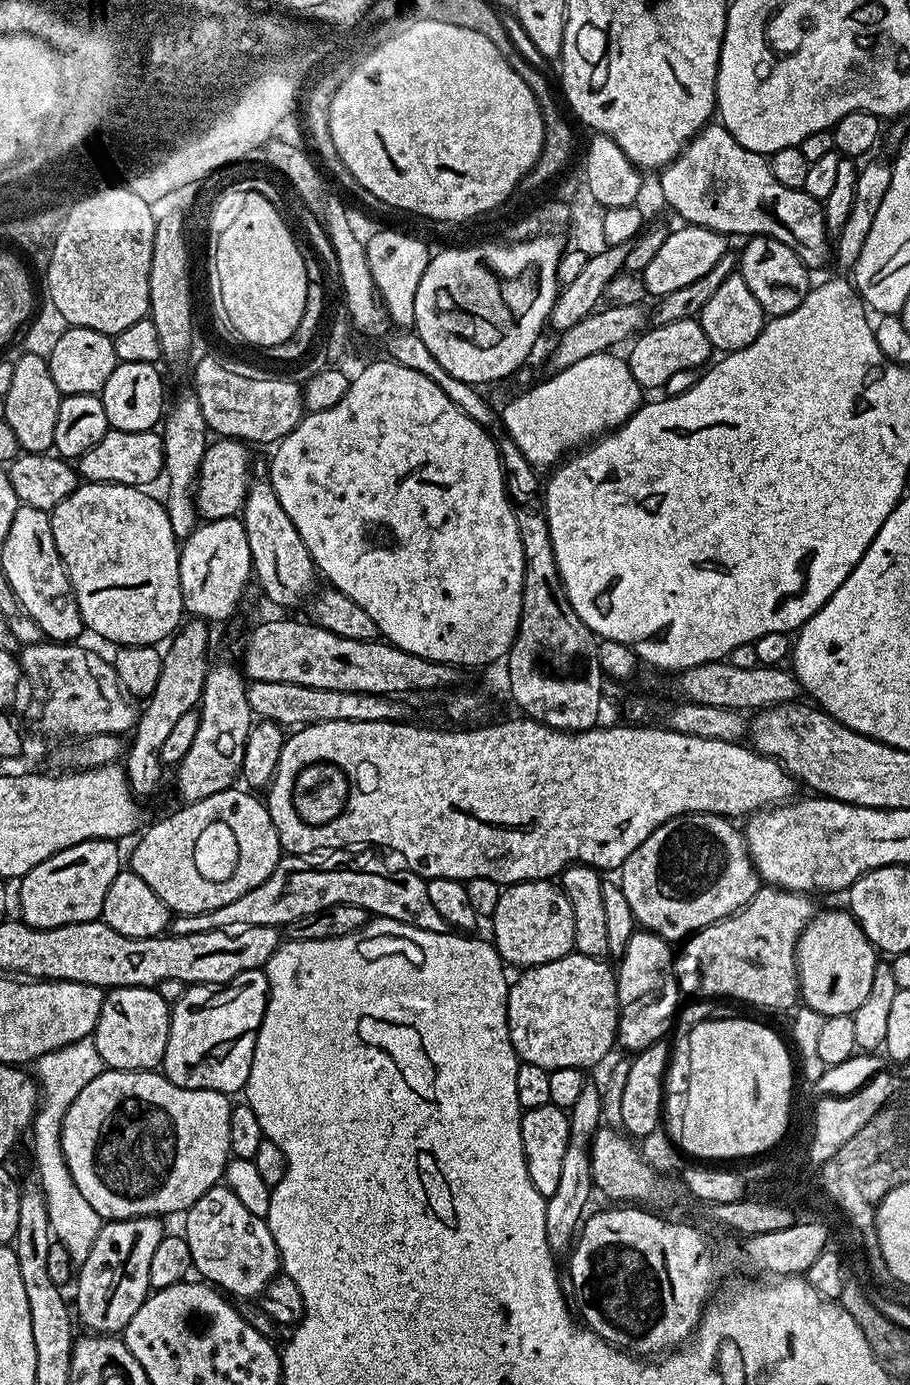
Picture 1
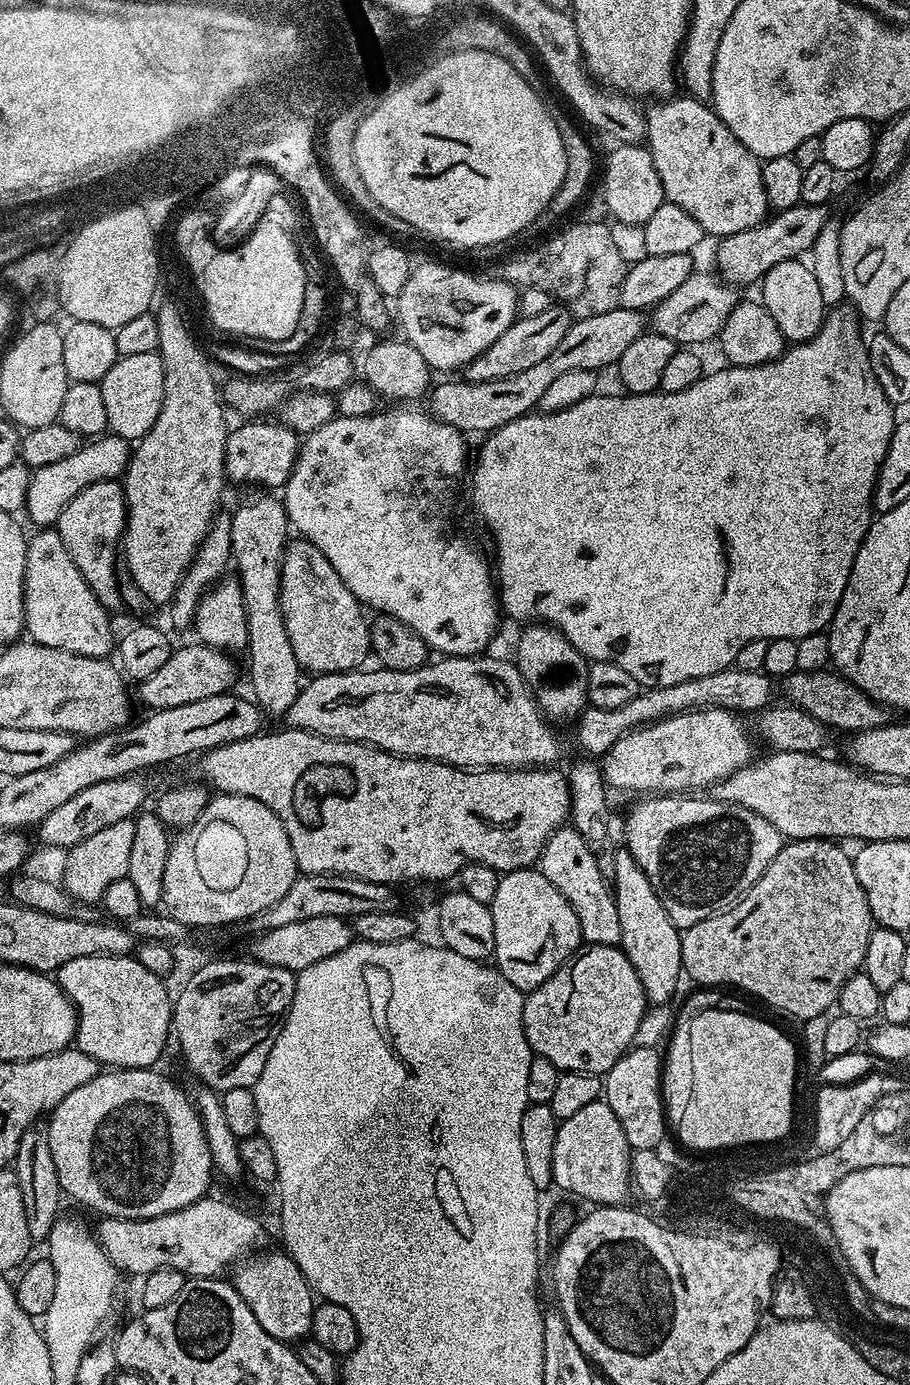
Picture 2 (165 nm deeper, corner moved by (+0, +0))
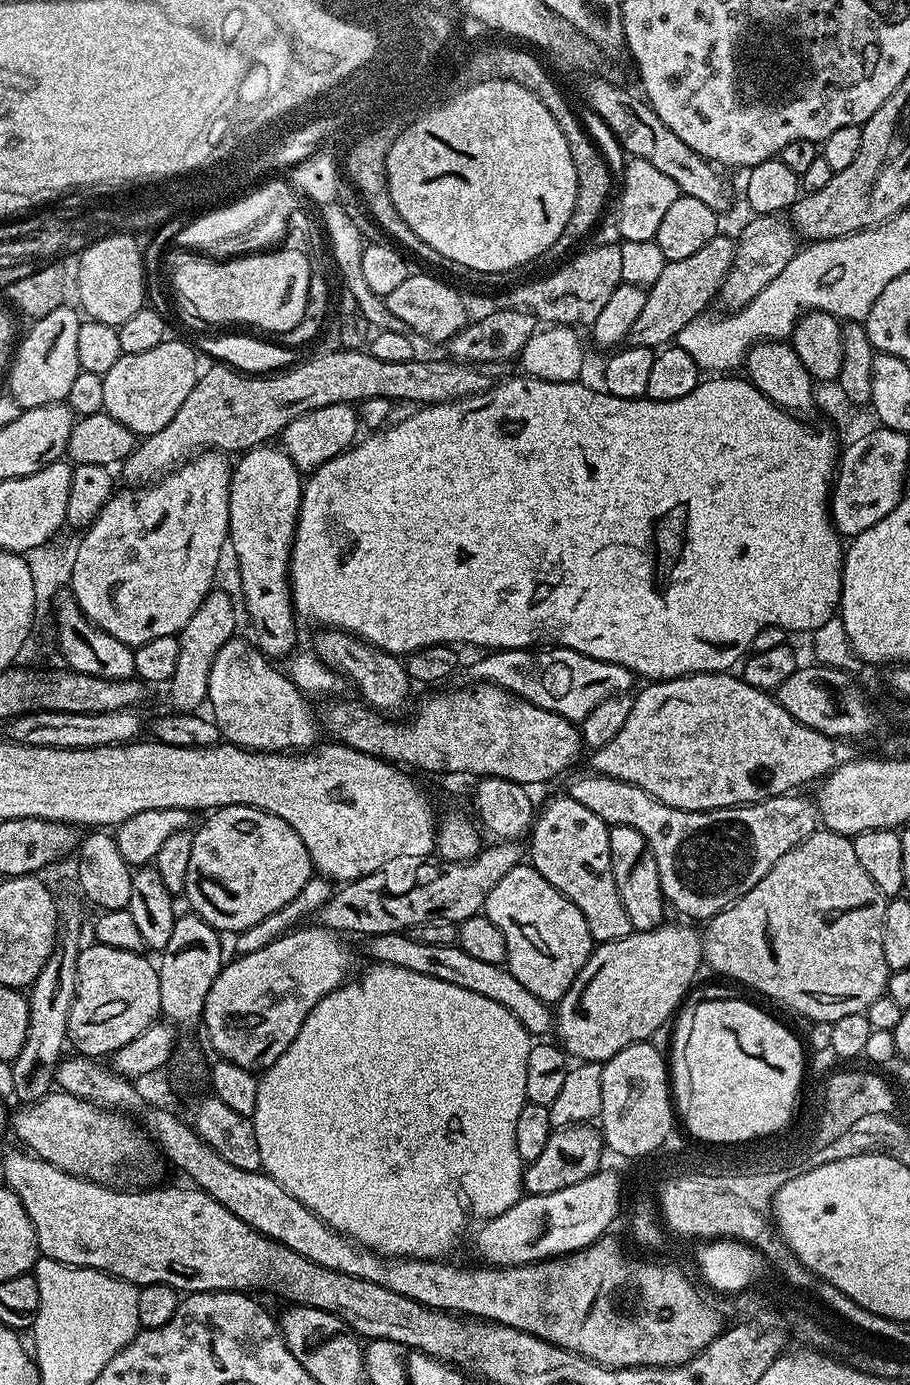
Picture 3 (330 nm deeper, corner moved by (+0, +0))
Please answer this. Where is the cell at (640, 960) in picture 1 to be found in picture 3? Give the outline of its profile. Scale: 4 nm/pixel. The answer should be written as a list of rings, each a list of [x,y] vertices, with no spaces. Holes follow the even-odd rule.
[[[612,826],[608,829],[610,838],[610,866],[614,870],[614,886],[618,886],[618,898],[622,898],[622,910],[630,918],[633,929],[645,932],[665,923],[666,901],[662,894],[662,882],[658,878],[658,862],[648,848],[646,838],[630,826]]]

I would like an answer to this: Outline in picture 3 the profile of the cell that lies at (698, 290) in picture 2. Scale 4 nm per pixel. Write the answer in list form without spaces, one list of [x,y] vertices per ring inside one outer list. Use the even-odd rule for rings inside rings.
[[[780,214],[753,215],[751,219],[752,221],[741,230],[740,240],[738,236],[734,262],[723,286],[720,287],[719,303],[724,303],[725,309],[728,310],[735,310],[758,298],[758,294],[762,294],[762,290],[766,290],[766,286],[770,286],[770,282],[774,282],[774,278],[782,274],[782,270],[786,270],[790,258],[794,258],[798,251],[798,233],[793,228],[791,219]]]

